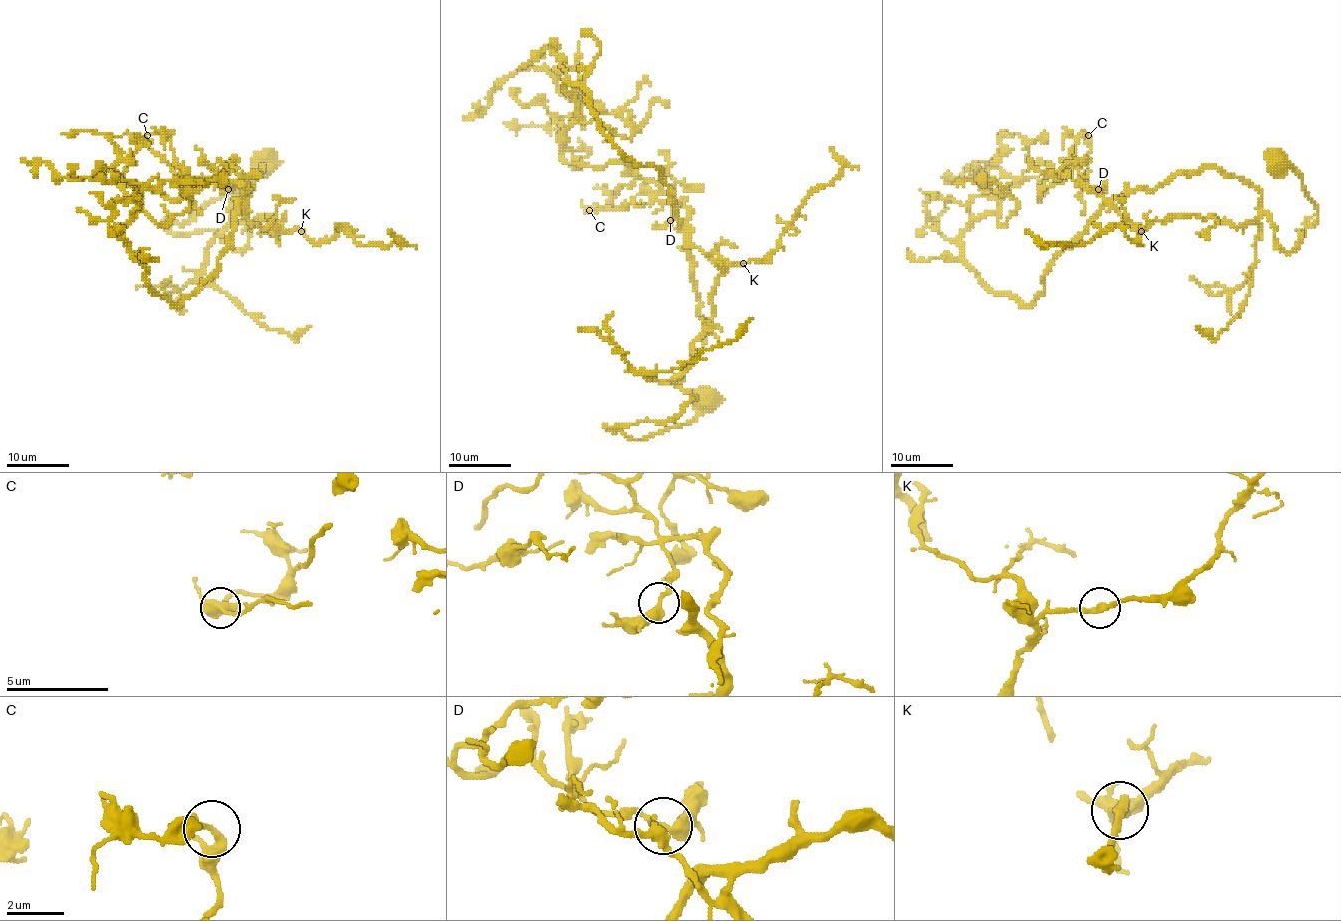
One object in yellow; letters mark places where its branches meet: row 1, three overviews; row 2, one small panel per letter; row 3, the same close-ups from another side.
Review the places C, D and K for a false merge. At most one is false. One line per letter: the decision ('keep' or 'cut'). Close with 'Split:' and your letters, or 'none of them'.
C: keep
D: keep
K: keep
Split: none of them

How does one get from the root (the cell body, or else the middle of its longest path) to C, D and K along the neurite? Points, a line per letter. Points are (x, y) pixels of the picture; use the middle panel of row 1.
C: (707, 400), (641, 439), (609, 428), (682, 412), (672, 383), (705, 324), (682, 201), (637, 178), (588, 210)
D: (707, 400), (641, 439), (609, 428), (691, 397), (672, 383), (705, 339), (689, 209), (669, 220)
K: (707, 400), (641, 439), (609, 428), (682, 412), (691, 397), (674, 380), (716, 279), (742, 263)

